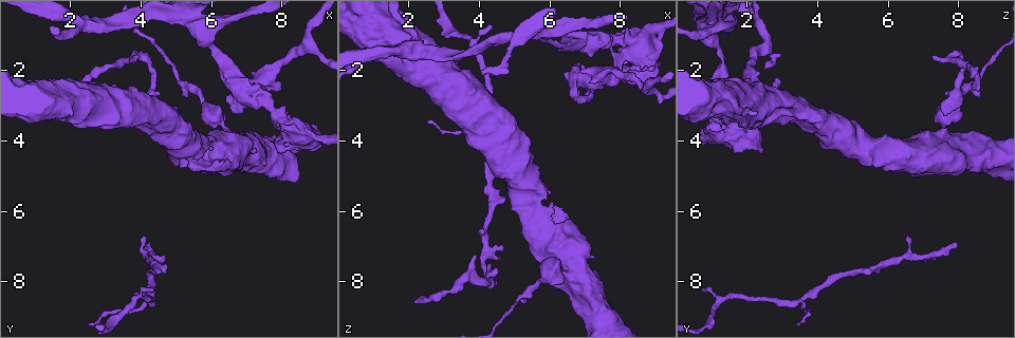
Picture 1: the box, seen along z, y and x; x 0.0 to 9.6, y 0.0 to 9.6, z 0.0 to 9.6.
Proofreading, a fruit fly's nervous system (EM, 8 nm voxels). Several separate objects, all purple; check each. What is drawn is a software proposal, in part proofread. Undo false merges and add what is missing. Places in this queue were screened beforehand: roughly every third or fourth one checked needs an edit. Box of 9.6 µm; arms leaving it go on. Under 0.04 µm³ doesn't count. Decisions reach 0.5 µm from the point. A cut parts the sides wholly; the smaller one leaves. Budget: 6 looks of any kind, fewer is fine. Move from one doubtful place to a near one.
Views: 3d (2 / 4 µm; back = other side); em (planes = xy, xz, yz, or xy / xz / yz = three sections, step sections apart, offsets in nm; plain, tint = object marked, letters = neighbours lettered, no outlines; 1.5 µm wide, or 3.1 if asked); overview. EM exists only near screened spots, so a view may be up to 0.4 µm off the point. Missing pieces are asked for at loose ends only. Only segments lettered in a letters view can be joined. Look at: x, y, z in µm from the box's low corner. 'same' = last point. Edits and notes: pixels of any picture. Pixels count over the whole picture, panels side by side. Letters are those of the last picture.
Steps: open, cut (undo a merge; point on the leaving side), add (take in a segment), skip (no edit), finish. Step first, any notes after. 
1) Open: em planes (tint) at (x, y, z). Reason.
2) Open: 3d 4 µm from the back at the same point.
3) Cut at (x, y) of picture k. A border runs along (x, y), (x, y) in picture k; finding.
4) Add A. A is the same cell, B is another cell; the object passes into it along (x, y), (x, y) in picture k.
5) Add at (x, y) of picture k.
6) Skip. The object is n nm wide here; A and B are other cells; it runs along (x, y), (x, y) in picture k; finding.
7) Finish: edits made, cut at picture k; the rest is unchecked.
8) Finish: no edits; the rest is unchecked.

Open: 3d 4 µm at (4.30, 8.15, 0.80). Tapers out.

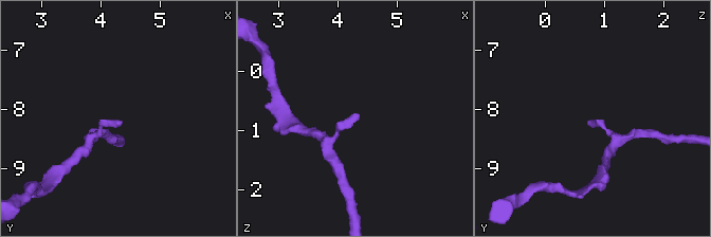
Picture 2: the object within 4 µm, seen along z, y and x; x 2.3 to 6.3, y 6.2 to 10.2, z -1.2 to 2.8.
Open: em xy step 8 (letters) at (4.35, 8.15, 0.70). Shape alone is not enough.

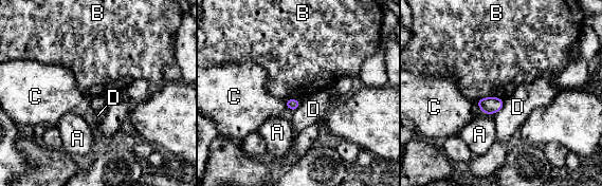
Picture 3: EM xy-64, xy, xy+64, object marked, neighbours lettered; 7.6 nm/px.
Open: em planes (letters) at the same point. Cut it another way.

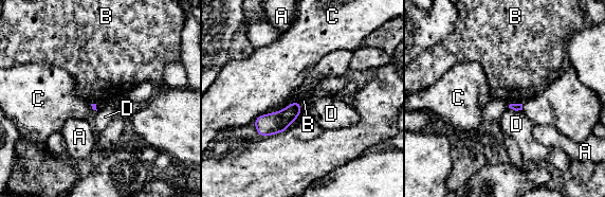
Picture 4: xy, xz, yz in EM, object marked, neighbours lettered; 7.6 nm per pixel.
Skip. A, B, C and D are other cells; a border runs along (301, 105), (292, 102), (266, 114) in picture 4; none of them fits.

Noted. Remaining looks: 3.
Open: 3d 2 µm at (4.25, 6.95, 7.95). Branch stops here.

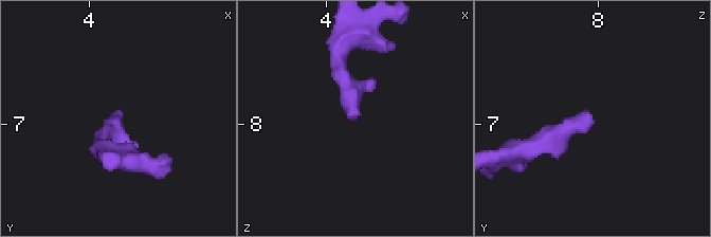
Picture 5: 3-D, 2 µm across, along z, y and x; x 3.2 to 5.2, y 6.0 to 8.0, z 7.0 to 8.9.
Open: em planes (letters) at (4.24, 6.94, 7.94).

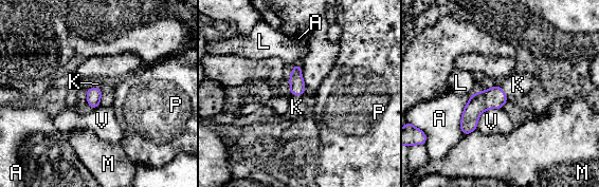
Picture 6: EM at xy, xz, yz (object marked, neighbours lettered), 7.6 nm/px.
Add K. K is the same cell, A, L, M, P and V are other cells; the object passes into it along (492, 98), (504, 92), (518, 85) in picture 6; the cell continues.

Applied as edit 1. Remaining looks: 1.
Finish: edits made, add at picture 6; the rest is unchecked.

